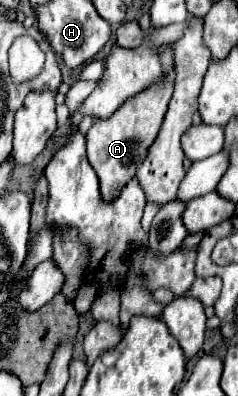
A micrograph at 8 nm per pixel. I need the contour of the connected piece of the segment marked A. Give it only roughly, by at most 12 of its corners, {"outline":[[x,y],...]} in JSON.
{"outline":[[164,76],[86,134],[104,200],[114,200],[160,132],[174,86]]}

